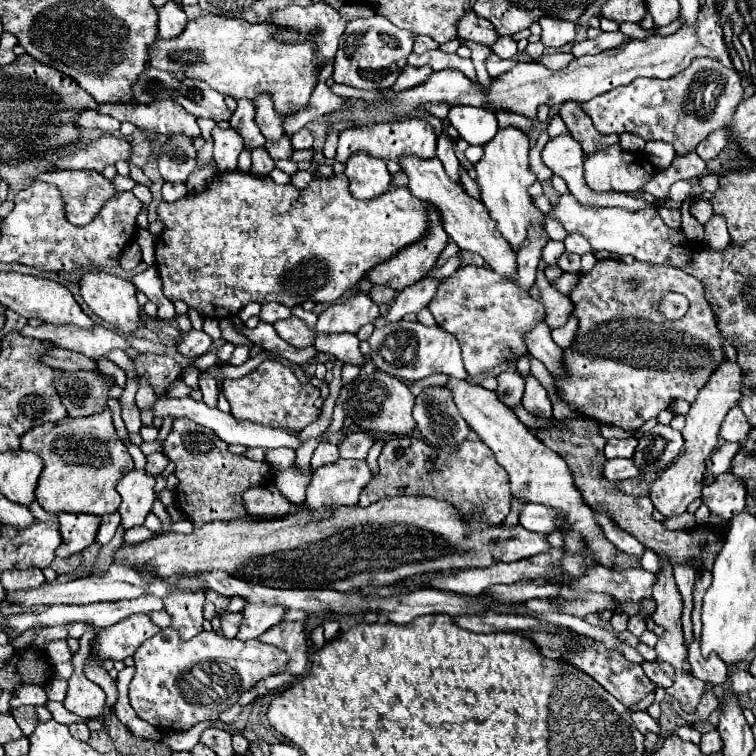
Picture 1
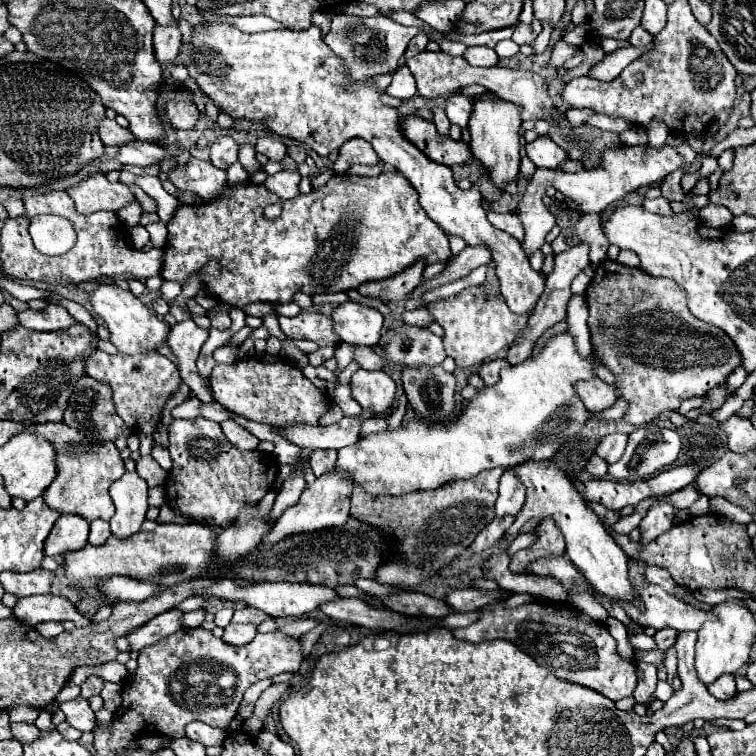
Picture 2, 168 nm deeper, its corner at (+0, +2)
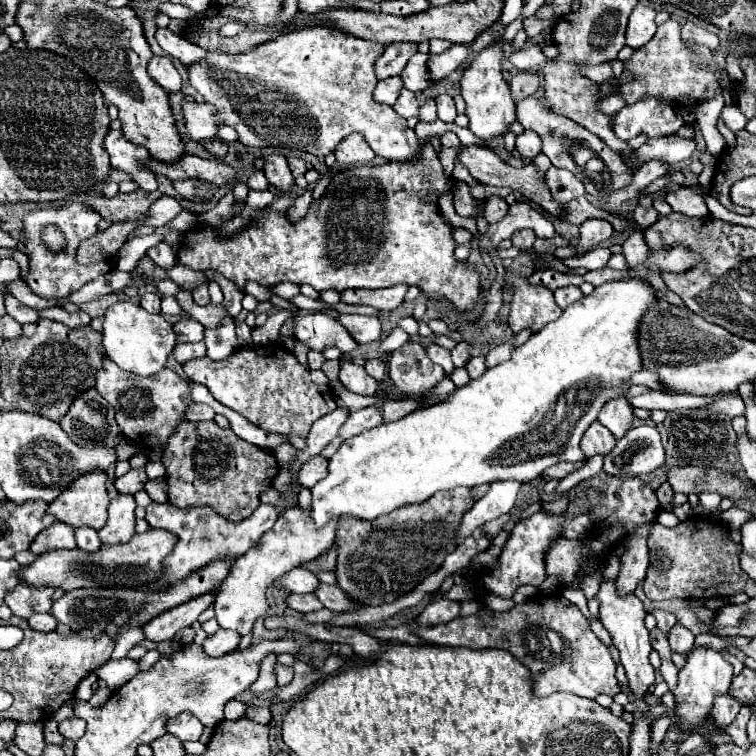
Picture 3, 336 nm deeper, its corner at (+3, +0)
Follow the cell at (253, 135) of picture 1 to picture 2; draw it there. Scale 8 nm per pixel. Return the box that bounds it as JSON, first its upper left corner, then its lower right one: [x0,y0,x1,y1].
[238,143,258,173]

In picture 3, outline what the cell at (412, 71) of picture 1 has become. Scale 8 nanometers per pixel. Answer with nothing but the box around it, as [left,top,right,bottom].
[373,77,403,105]

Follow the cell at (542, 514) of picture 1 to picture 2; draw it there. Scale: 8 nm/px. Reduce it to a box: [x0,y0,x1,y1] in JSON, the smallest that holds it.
[496,469,524,515]

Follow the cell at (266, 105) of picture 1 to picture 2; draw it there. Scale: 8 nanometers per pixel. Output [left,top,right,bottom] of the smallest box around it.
[256,135,286,161]

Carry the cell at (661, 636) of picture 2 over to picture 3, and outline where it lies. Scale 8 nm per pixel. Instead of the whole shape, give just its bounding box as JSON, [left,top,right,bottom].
[653,609,677,635]

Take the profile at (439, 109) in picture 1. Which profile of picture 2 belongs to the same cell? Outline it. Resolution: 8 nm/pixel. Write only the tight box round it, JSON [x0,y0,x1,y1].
[532,25,552,55]

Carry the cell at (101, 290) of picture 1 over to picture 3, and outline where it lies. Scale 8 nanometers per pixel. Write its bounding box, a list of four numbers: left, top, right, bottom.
[103,301,177,377]

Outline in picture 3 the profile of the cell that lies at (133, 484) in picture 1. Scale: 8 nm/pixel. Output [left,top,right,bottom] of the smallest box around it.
[99,495,135,545]

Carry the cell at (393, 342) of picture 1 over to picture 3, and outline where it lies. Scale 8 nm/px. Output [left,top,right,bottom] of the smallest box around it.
[427,343,455,375]

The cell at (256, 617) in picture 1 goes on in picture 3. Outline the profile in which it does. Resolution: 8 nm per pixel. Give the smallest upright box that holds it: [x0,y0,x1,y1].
[203,629,239,657]

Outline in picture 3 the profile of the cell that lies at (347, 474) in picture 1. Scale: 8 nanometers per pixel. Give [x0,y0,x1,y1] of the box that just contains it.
[215,507,339,637]

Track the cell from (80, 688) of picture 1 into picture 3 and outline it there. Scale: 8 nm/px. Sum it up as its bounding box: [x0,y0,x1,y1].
[59,717,85,741]

